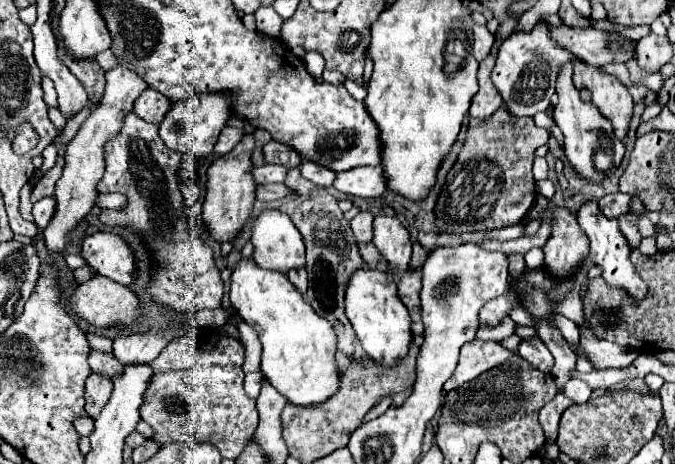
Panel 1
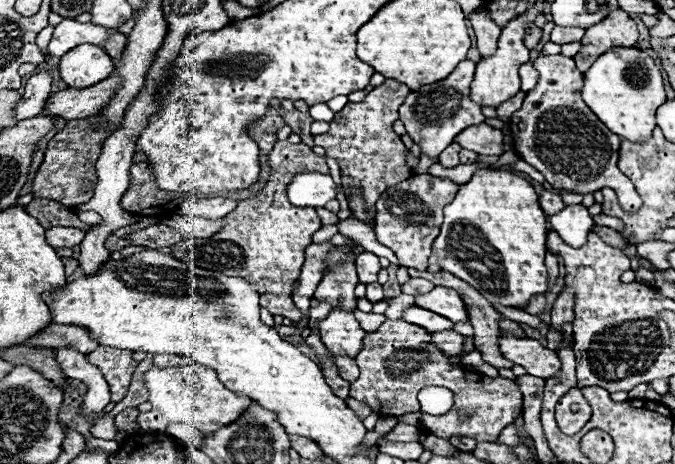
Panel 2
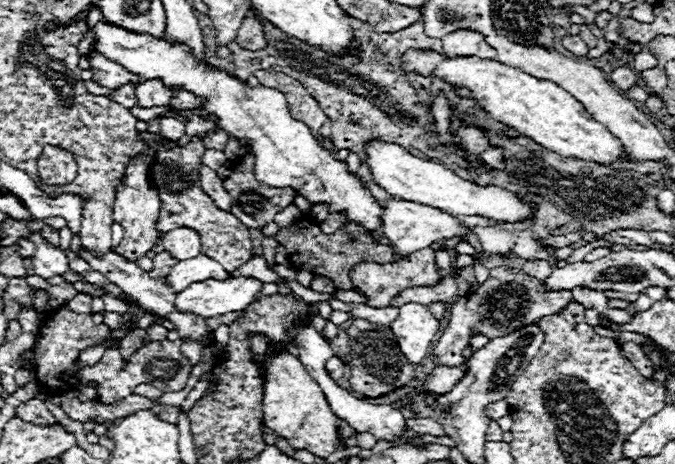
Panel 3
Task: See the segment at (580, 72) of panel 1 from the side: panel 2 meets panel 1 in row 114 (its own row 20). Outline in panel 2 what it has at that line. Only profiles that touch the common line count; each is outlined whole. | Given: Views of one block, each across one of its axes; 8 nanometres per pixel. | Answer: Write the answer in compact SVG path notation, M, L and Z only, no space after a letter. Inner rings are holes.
M614 10L606 20L594 24L586 30L582 38L582 48L574 56L576 68L580 72L588 72L598 56L612 48L634 48L638 42L638 30L634 20L628 18L624 10Z

